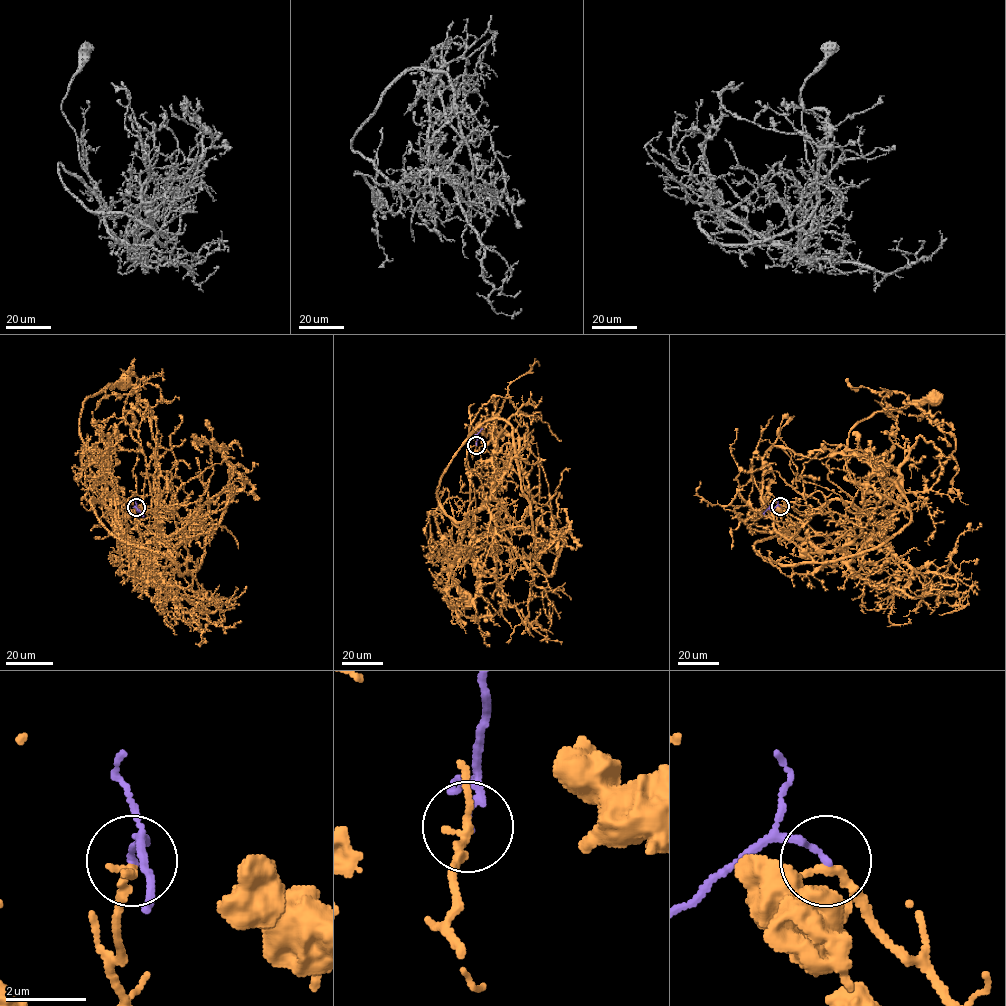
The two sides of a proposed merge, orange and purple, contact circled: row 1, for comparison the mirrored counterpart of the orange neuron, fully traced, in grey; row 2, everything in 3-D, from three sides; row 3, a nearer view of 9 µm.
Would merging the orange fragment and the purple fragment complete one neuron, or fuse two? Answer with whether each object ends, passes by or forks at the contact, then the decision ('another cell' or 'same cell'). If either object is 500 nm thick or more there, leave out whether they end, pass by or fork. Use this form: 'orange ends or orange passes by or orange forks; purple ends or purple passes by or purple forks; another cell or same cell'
orange passes by; purple ends; another cell

